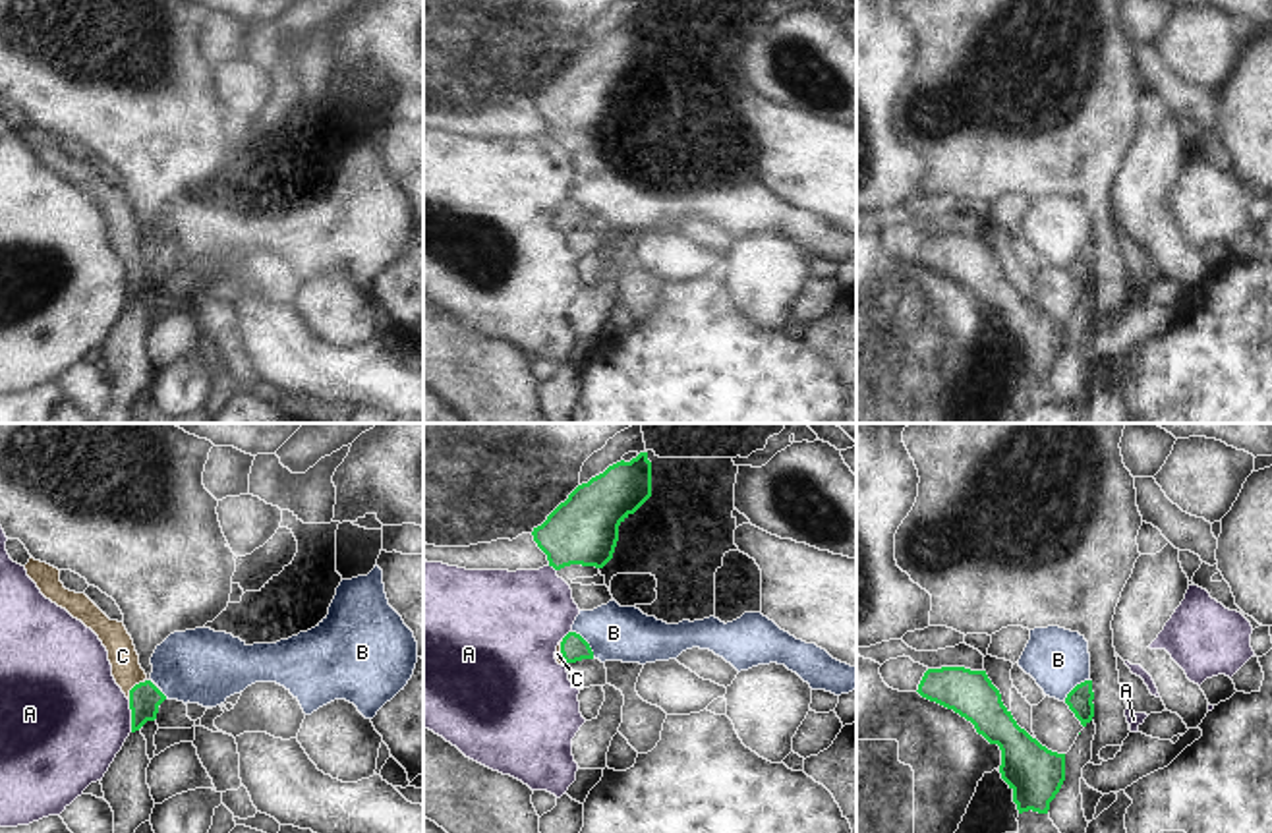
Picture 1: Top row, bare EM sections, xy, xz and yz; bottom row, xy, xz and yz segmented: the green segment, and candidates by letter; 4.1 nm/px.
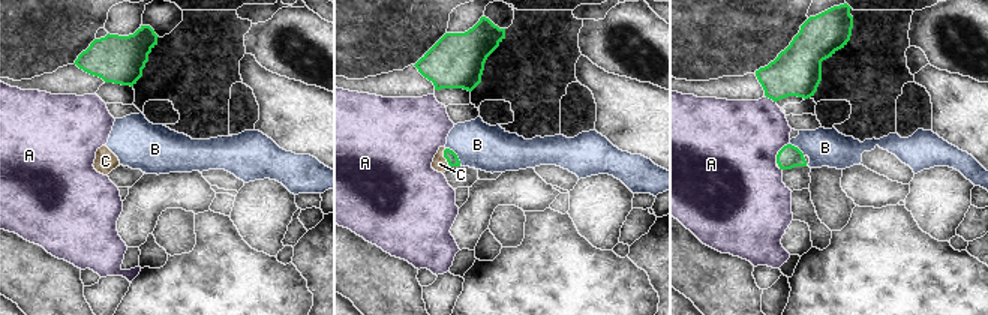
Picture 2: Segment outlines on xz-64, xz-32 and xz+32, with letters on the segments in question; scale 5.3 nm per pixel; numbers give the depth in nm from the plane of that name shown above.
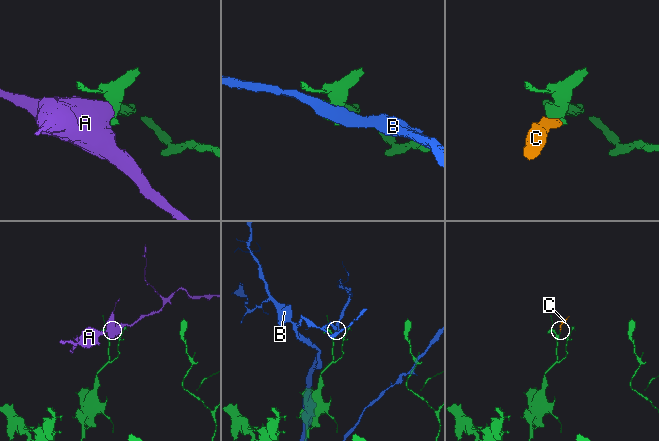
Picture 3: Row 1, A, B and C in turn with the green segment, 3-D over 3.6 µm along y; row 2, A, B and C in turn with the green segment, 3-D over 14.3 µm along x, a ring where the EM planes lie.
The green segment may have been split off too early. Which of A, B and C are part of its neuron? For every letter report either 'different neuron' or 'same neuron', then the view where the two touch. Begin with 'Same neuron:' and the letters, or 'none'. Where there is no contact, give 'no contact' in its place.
Same neuron: C
A: different neuron | xy
B: different neuron | xz
C: same neuron | xy

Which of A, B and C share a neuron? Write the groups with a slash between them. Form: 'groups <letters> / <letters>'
groups A / B / C

